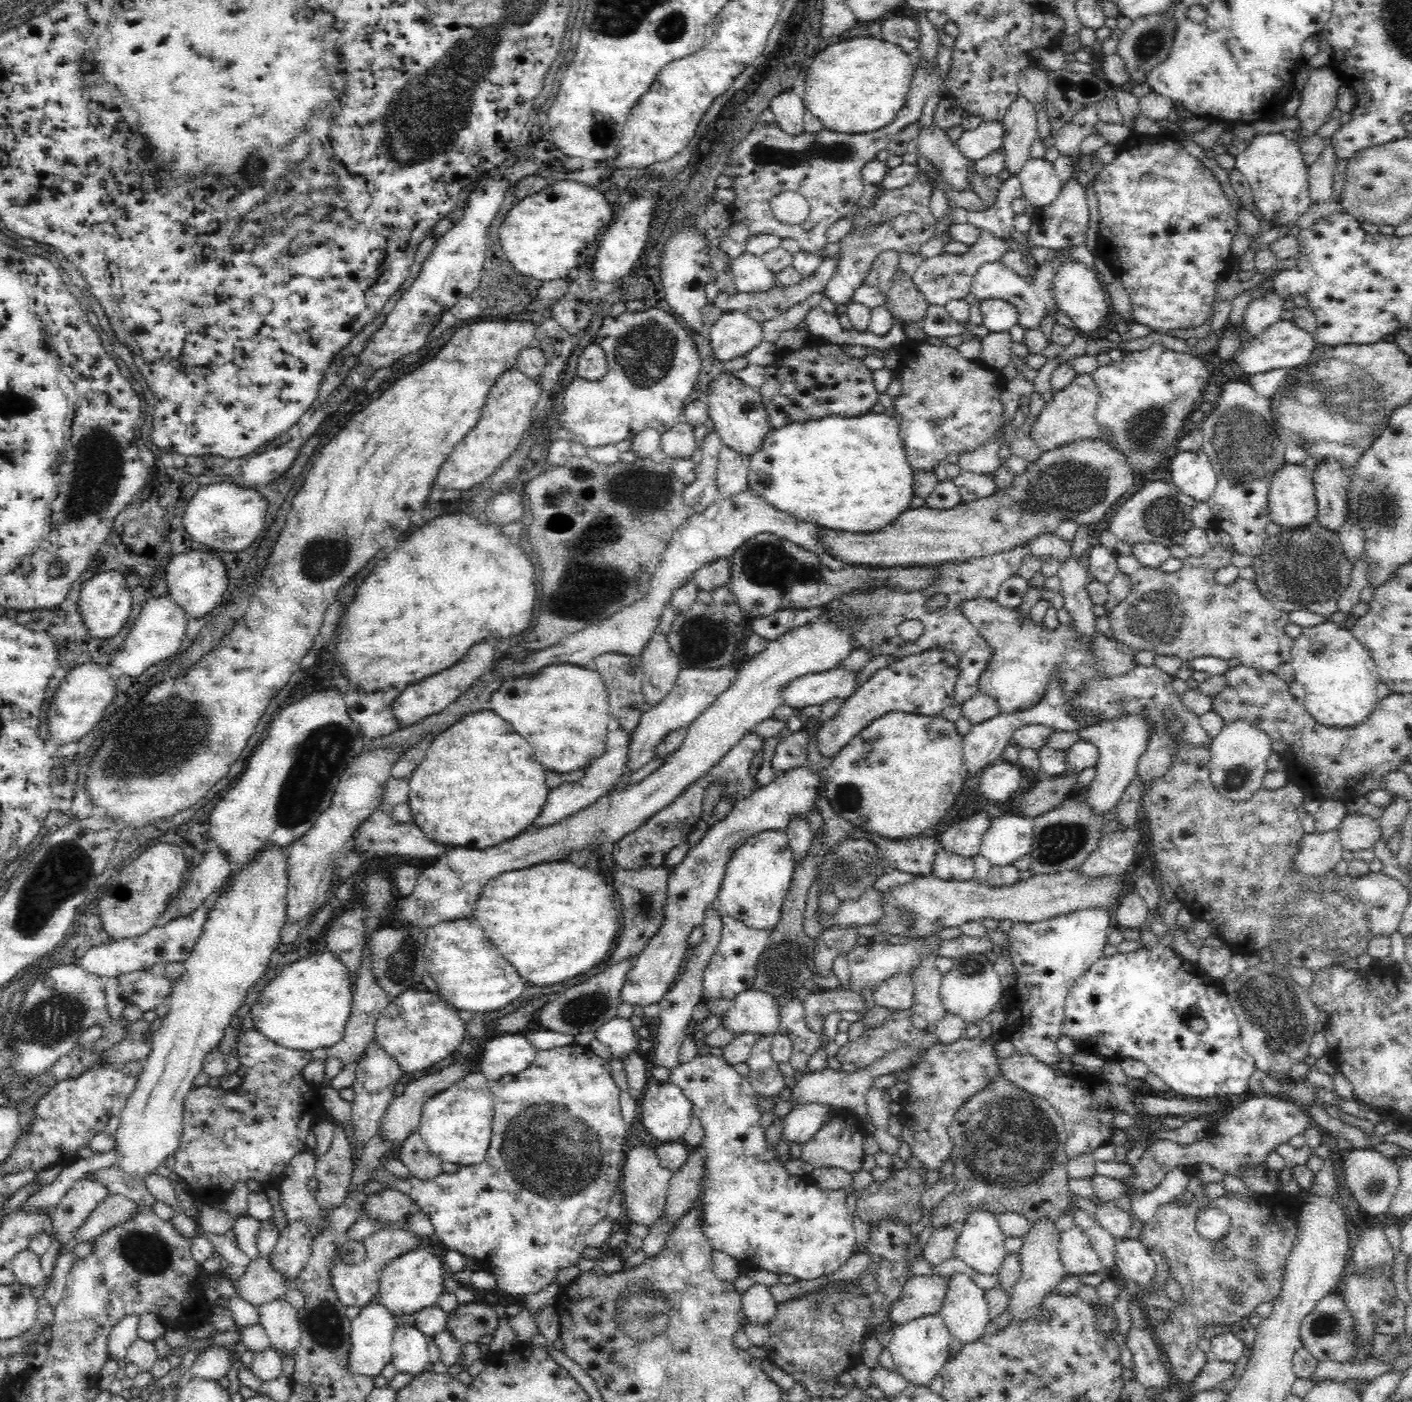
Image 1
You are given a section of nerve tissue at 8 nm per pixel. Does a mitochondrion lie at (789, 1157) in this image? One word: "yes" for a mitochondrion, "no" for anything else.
no

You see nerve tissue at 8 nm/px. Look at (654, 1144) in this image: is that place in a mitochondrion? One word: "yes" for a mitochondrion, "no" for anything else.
no

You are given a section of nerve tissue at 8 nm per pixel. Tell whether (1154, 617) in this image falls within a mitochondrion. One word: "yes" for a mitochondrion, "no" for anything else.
yes

